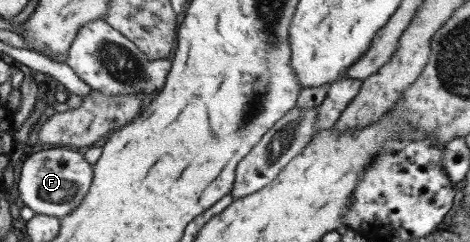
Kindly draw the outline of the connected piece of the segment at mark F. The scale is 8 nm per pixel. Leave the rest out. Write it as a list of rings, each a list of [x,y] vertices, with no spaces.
[[[49,147],[35,151],[21,164],[16,183],[18,196],[33,212],[61,219],[84,199],[94,175],[93,169],[94,165],[87,163],[83,155],[73,149]]]

